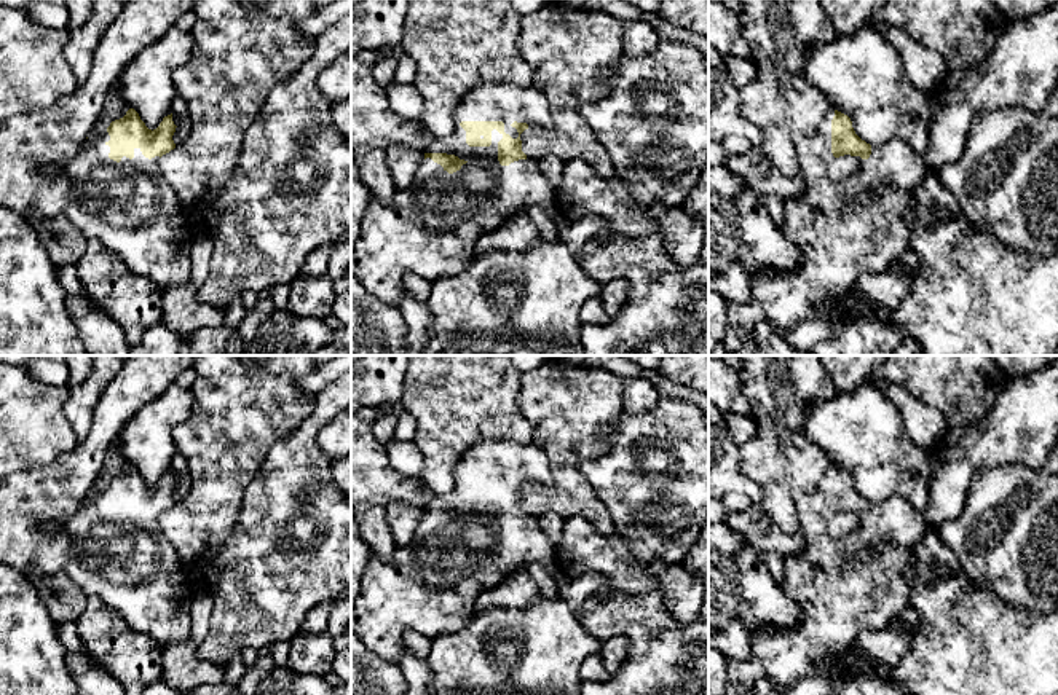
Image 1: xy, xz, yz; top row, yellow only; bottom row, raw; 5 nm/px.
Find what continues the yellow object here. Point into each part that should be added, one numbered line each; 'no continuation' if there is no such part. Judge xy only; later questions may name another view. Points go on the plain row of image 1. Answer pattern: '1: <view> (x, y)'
1: xy (128, 563)

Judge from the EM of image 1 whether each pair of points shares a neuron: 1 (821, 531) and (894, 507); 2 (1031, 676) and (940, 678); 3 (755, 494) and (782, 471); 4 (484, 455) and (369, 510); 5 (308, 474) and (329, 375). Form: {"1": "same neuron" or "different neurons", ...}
{"1": "same neuron", "2": "same neuron", "3": "different neurons", "4": "different neurons", "5": "different neurons"}

